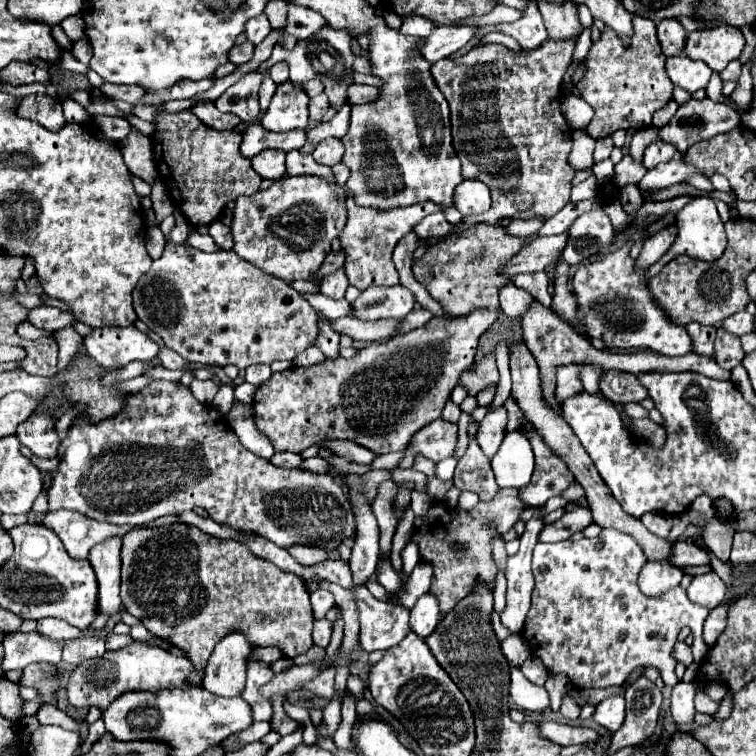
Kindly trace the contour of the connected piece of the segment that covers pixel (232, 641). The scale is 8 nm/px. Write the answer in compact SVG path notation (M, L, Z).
M229 632L217 642L205 668L203 686L217 696L239 696L245 686L251 644L243 632Z

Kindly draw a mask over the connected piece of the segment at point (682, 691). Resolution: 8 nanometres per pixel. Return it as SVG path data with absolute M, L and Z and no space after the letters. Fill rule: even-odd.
M679 682L671 694L671 716L677 724L693 724L695 688L691 682Z

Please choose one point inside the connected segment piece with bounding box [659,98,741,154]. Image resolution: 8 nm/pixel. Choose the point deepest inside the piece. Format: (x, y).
(696, 120)

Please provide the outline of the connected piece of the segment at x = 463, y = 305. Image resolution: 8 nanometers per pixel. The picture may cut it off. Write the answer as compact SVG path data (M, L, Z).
M475 224L475 228L467 228L467 232L449 234L437 244L429 246L425 256L413 264L413 274L443 306L449 318L463 318L479 308L501 312L499 290L507 284L513 284L513 278L505 276L503 268L535 238L537 234L521 238L509 234L503 226Z

